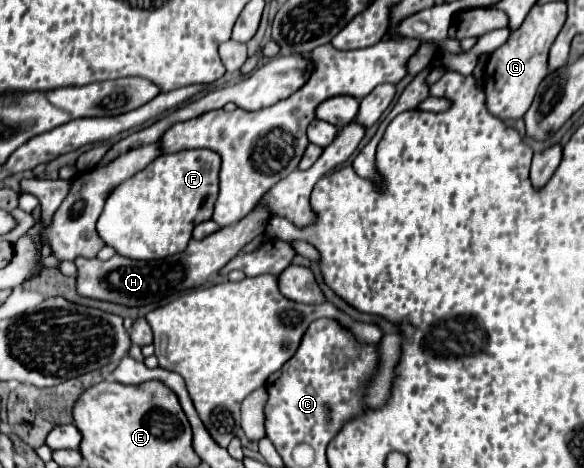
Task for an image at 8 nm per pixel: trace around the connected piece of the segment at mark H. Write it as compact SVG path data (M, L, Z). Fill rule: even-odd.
M256 204L252 214L246 214L240 222L220 228L214 234L206 236L204 240L190 240L186 250L182 254L172 254L164 260L152 260L152 262L142 262L142 260L130 260L120 254L112 256L110 260L102 262L98 258L76 258L78 266L78 294L86 298L96 298L96 300L106 300L114 304L124 304L124 306L144 306L144 304L164 304L166 298L202 286L212 274L218 274L220 268L224 268L240 250L254 240L258 234L264 232L266 224L270 220L270 212L266 206Z

